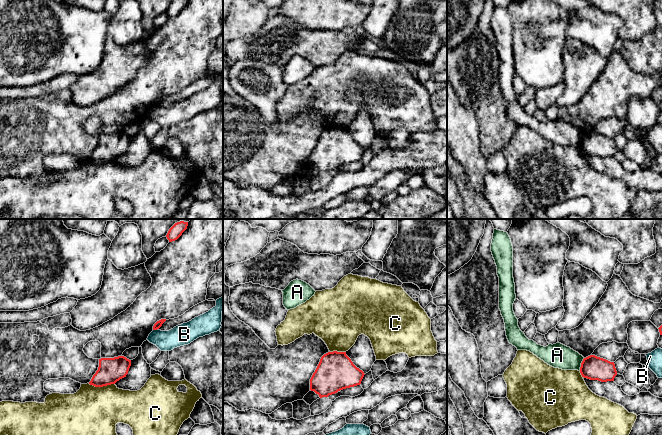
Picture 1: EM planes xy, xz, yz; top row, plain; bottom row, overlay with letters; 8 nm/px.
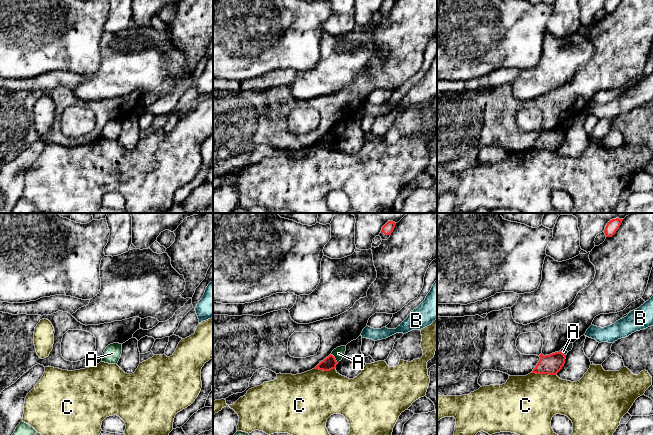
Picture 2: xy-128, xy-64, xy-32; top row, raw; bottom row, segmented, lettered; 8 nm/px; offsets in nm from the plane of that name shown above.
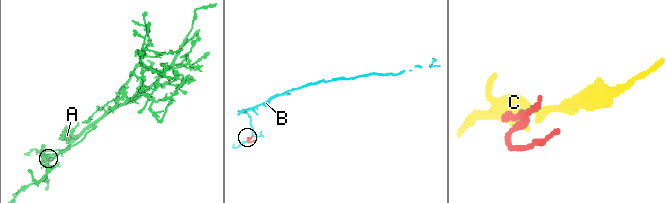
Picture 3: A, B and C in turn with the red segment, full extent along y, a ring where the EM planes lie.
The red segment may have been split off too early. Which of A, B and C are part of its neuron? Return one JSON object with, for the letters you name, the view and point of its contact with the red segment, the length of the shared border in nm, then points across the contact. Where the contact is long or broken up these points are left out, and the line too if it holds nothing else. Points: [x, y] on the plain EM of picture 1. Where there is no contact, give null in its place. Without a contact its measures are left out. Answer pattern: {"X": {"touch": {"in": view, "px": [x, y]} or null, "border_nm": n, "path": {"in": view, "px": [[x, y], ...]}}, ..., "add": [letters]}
{"add": []}

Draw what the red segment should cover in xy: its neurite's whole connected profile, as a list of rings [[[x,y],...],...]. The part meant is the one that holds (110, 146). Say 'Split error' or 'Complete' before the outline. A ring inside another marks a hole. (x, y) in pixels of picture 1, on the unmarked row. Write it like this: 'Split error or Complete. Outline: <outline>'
Complete. Outline: [[[124,132],[101,134],[99,135],[98,146],[93,151],[89,160],[95,163],[115,160],[120,155],[126,153],[130,142],[131,136]]]

